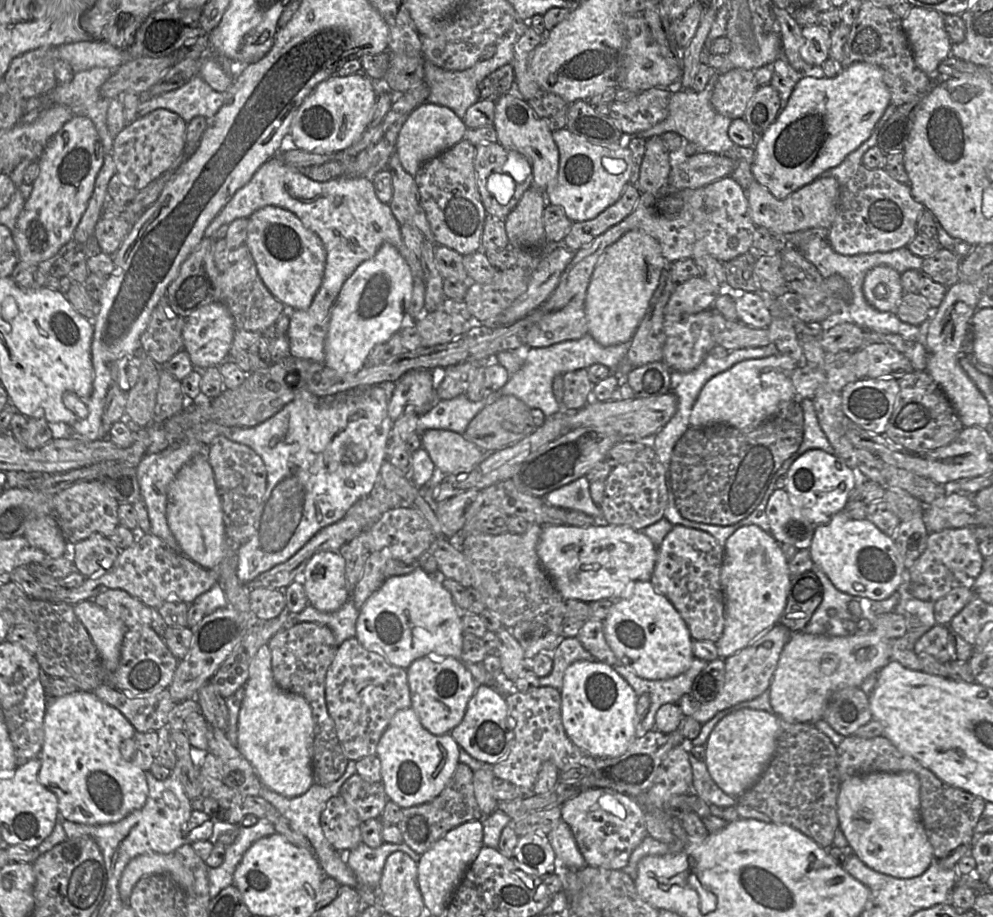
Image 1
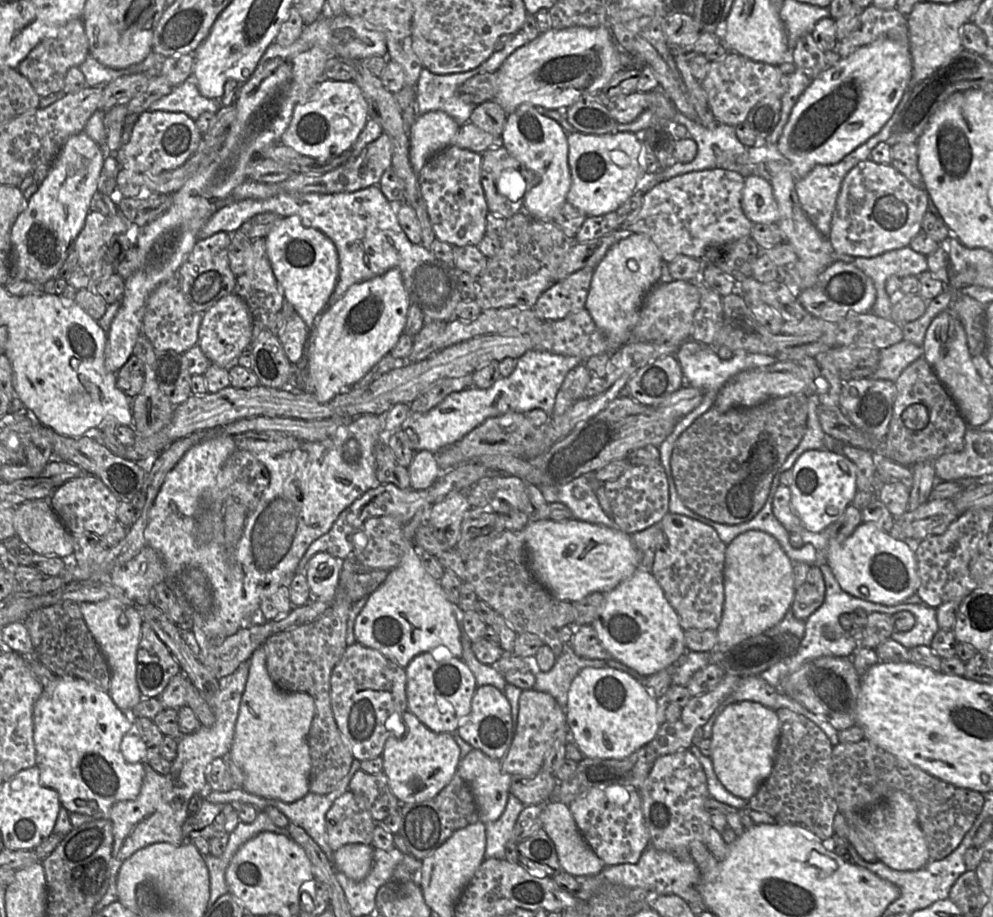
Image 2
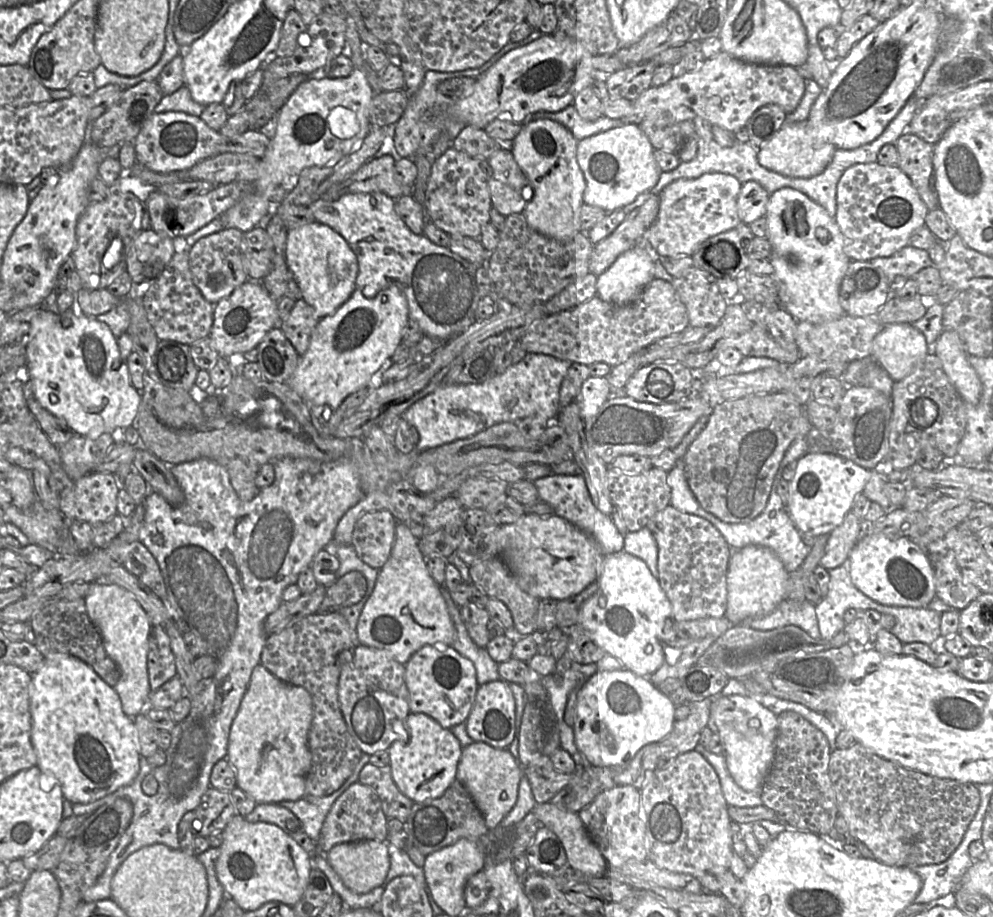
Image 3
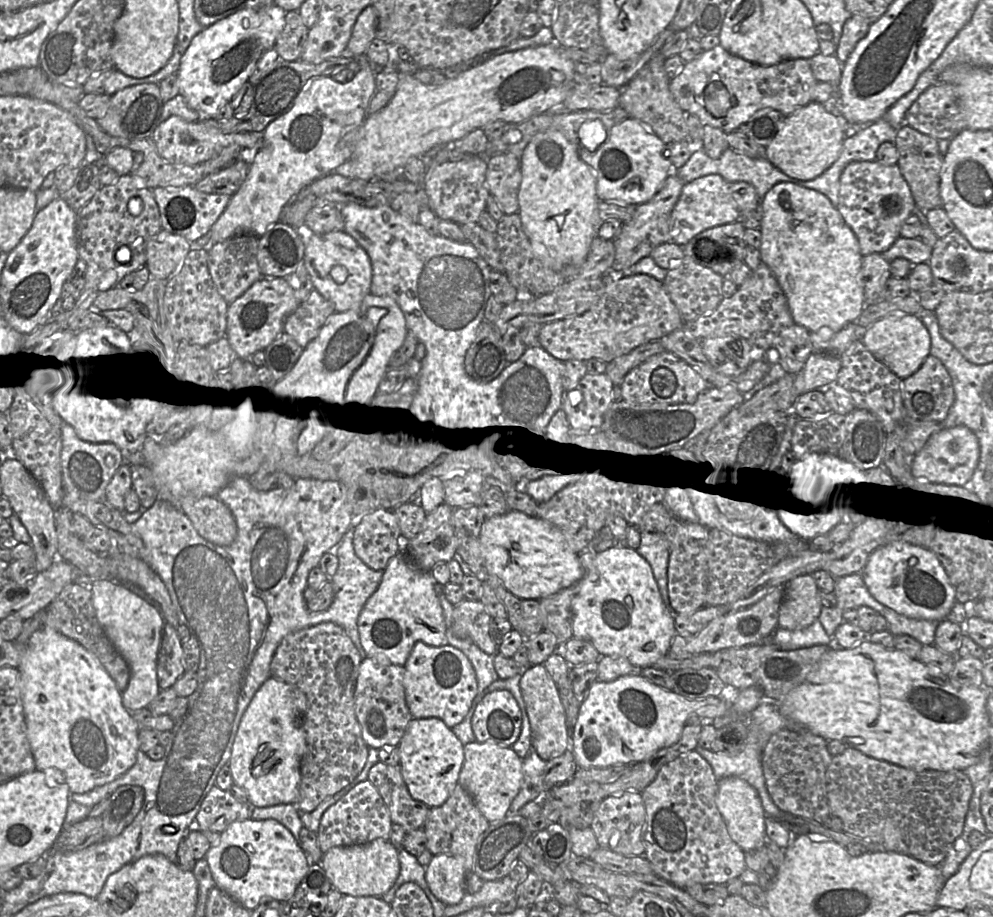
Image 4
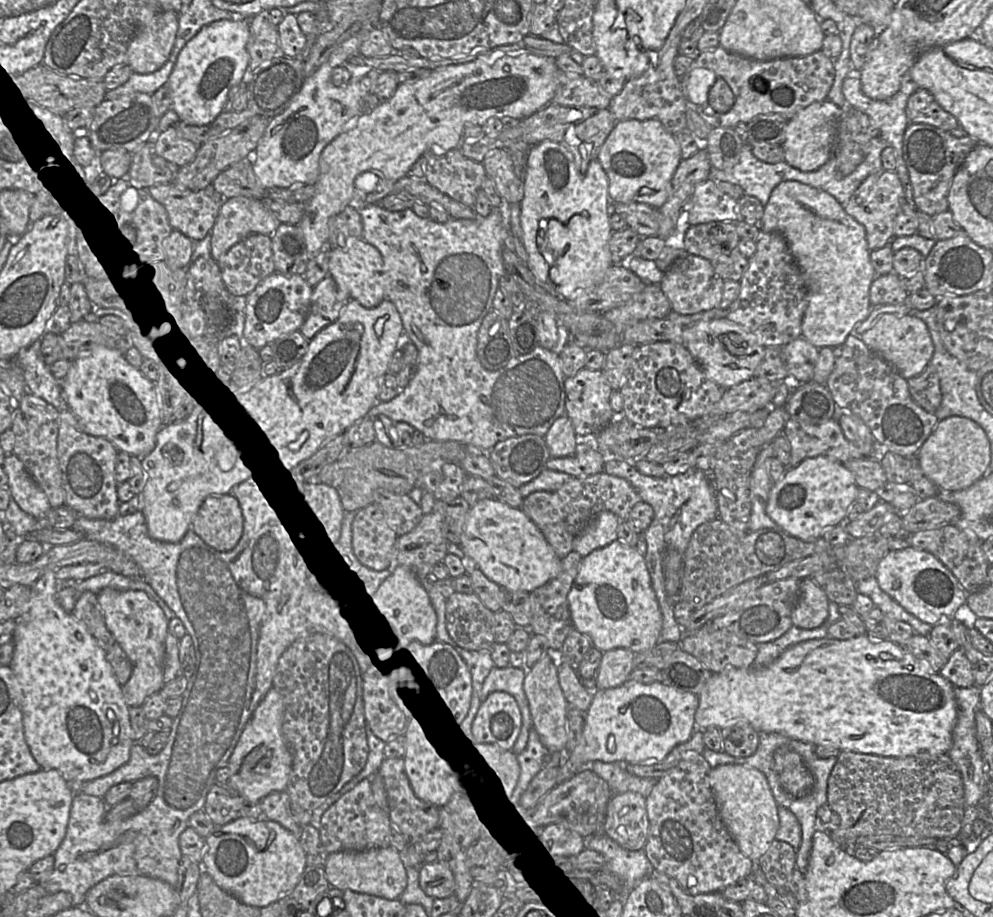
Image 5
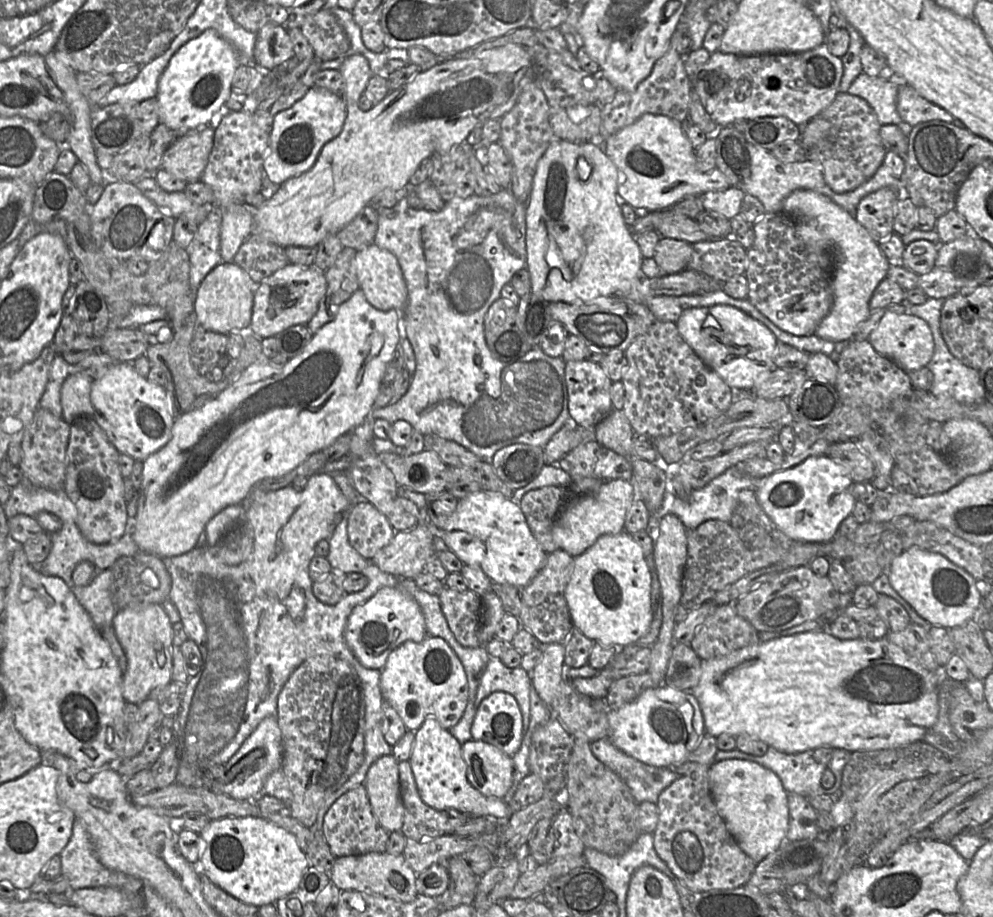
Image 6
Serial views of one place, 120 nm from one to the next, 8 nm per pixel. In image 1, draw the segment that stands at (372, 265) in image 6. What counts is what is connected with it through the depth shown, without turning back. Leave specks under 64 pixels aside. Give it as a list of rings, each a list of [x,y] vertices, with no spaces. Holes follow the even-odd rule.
[[[265,206],[248,219],[244,245],[249,249],[265,286],[288,310],[309,308],[325,270],[326,251],[321,239],[294,213],[281,207]]]

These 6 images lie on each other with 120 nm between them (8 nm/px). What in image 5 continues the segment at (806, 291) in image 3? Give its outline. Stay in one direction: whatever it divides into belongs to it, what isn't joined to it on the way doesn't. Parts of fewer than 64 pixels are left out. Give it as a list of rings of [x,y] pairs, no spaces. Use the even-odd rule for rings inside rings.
[[[783,181],[772,190],[764,206],[759,230],[779,233],[784,237],[804,276],[808,306],[802,320],[802,336],[818,349],[843,344],[857,324],[867,318],[871,309],[870,287],[876,273],[870,260],[865,228],[847,214],[829,193],[798,181]]]

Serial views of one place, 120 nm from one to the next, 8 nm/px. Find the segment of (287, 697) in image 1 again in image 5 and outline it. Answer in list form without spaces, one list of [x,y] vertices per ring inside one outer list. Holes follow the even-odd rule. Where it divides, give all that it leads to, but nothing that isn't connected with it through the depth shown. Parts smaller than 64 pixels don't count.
[[[272,687],[264,696],[245,725],[239,741],[228,760],[230,777],[227,782],[241,797],[259,803],[274,791],[286,790],[292,769],[292,754],[283,735],[284,703]]]

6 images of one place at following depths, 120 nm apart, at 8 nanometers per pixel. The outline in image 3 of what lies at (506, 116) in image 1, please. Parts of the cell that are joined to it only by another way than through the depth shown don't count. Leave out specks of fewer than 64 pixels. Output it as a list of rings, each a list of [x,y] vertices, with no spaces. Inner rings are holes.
[[[550,119],[531,120],[521,123],[519,134],[513,139],[512,155],[524,172],[529,185],[523,189],[523,197],[528,201],[524,214],[528,224],[535,231],[549,238],[565,241],[581,232],[581,208],[586,181],[577,161],[578,140],[562,124]]]

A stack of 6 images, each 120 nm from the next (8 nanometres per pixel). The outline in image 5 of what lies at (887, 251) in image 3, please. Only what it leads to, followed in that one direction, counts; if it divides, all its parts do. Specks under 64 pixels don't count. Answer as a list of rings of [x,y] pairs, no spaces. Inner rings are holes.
[[[882,170],[868,176],[860,184],[844,210],[865,228],[868,248],[873,251],[888,245],[895,237],[894,222],[903,202],[904,188],[896,171]]]

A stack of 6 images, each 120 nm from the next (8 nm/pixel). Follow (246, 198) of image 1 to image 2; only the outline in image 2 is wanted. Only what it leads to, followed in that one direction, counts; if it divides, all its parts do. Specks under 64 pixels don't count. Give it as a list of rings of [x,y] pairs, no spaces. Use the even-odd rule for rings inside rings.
[[[372,185],[354,192],[286,193],[266,200],[226,201],[206,221],[197,239],[208,238],[220,231],[232,234],[245,221],[265,212],[277,213],[282,217],[298,216],[304,225],[321,231],[335,244],[339,257],[339,276],[328,305],[341,299],[353,284],[383,275],[391,268],[398,268],[411,304],[418,305],[424,314],[424,324],[431,321],[448,322],[455,318],[456,306],[462,301],[457,269],[438,260],[423,245],[410,242],[399,224],[396,206],[388,201],[379,186]]]

